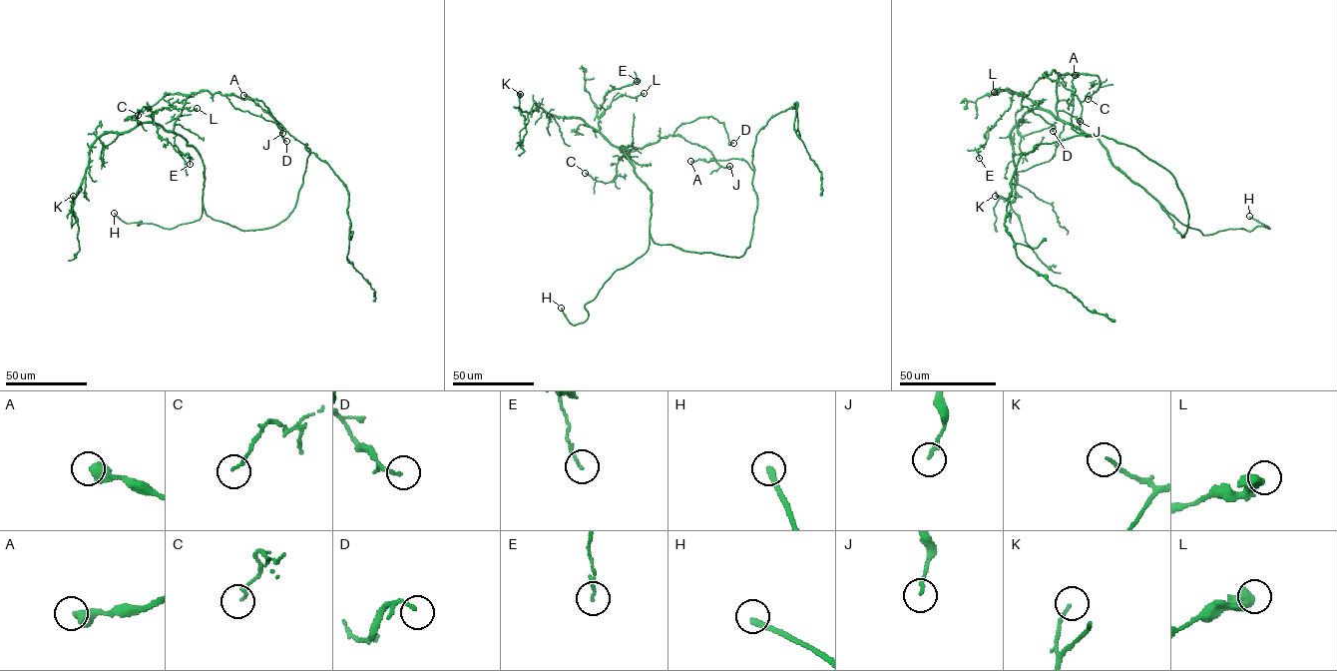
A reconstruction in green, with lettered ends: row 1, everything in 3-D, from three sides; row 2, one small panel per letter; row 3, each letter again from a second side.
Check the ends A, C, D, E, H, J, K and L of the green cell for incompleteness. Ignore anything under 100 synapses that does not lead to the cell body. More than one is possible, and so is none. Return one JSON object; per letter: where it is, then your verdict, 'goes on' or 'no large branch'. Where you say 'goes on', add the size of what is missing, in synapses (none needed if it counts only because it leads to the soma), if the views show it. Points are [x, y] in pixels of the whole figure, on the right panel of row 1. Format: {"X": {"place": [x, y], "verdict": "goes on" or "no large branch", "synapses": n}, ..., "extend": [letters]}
{"A": {"place": [1075, 75], "verdict": "no large branch"}, "C": {"place": [1088, 99], "verdict": "no large branch"}, "D": {"place": [1053, 131], "verdict": "no large branch"}, "E": {"place": [979, 158], "verdict": "no large branch"}, "H": {"place": [1249, 216], "verdict": "goes on"}, "J": {"place": [1080, 121], "verdict": "no large branch"}, "K": {"place": [995, 196], "verdict": "no large branch"}, "L": {"place": [994, 92], "verdict": "no large branch"}, "extend": ["H"]}

